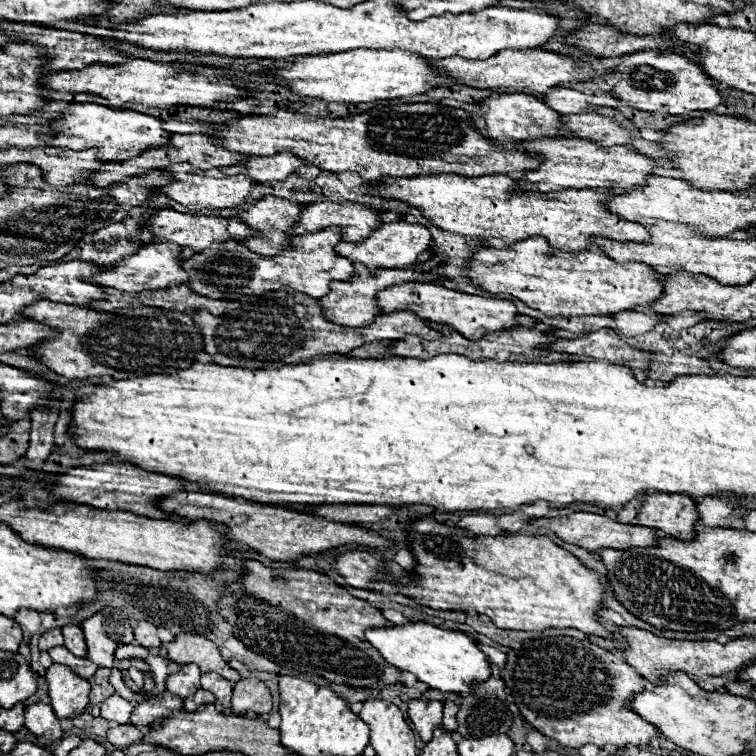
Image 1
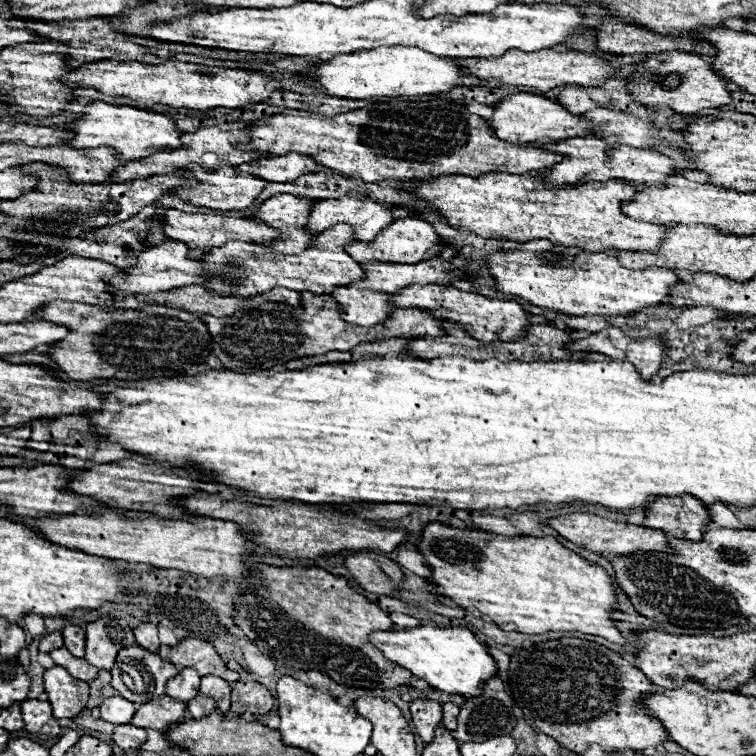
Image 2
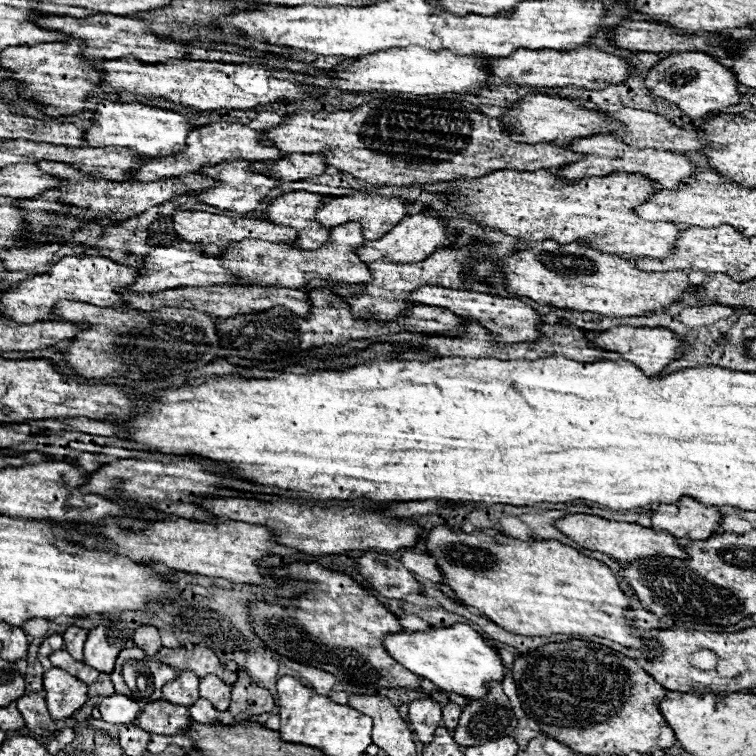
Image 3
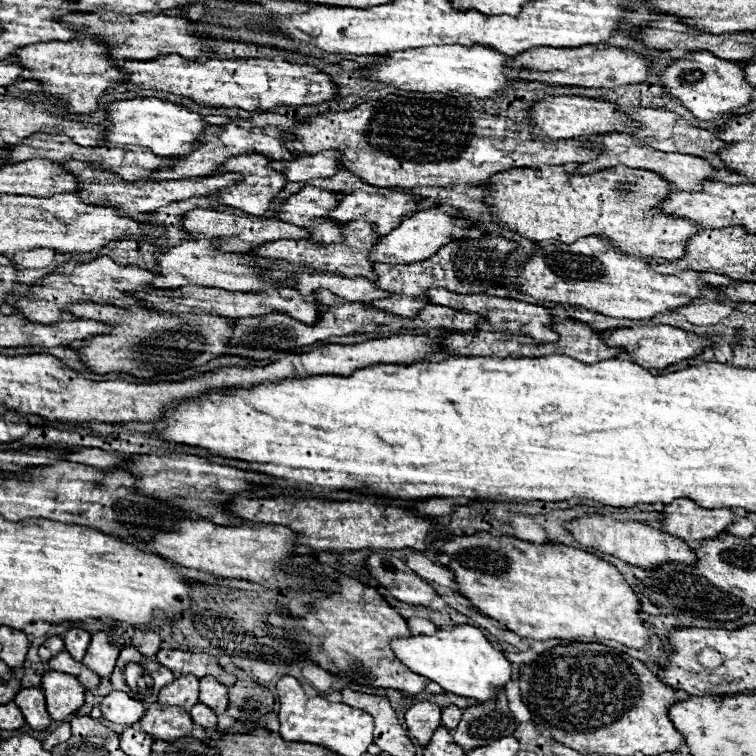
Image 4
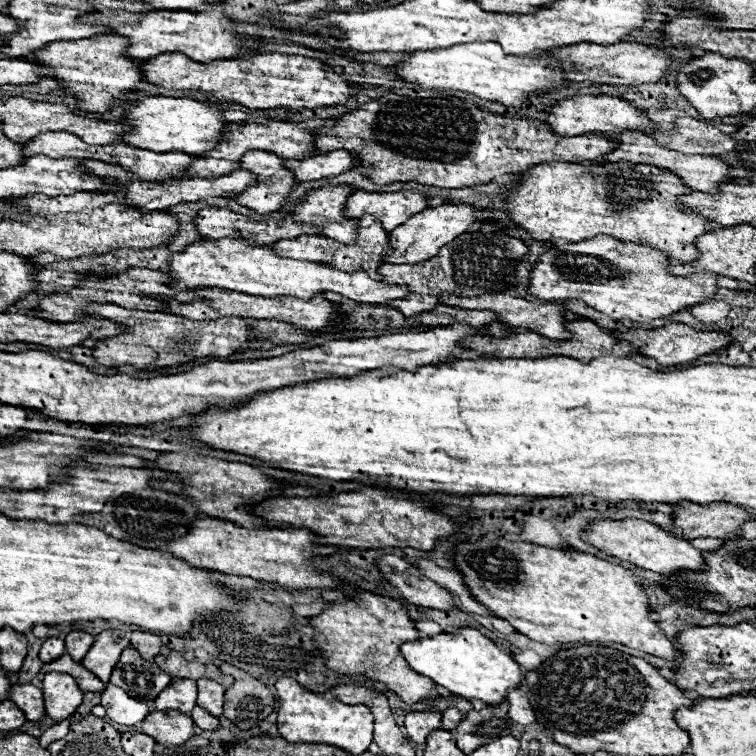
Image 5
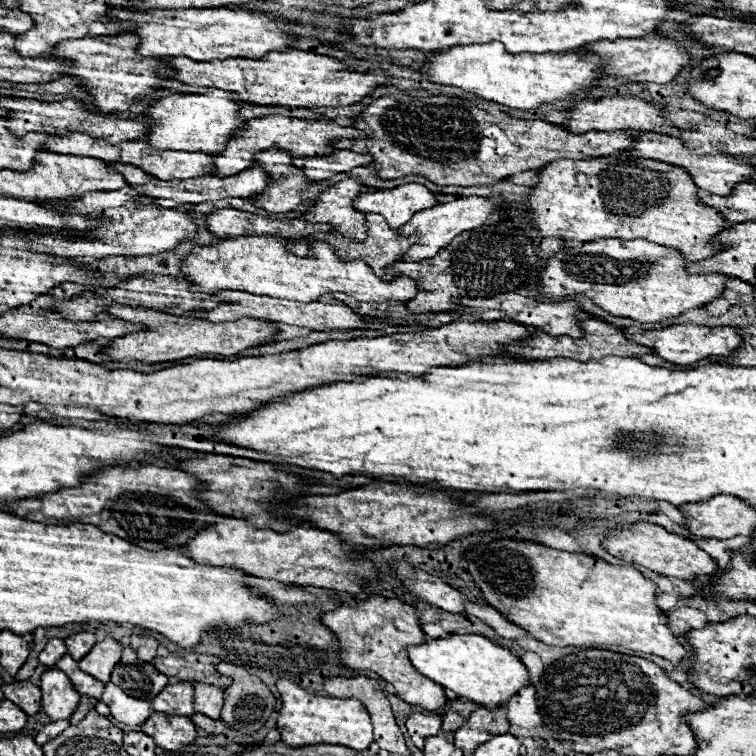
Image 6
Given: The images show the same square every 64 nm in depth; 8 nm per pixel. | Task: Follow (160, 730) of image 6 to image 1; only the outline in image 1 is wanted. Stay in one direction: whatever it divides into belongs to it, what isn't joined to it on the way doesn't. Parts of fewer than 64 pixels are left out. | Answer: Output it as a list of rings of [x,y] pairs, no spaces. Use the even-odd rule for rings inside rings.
[[[164,690],[162,694],[136,704],[130,722],[134,726],[150,726],[154,720],[166,718],[176,710],[182,710],[182,700],[178,700],[178,696],[170,696],[170,692]]]

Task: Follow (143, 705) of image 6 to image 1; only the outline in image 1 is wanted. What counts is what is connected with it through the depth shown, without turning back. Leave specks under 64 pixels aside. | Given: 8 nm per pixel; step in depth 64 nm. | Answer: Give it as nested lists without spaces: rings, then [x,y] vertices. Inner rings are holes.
[[[114,694],[106,698],[102,704],[102,718],[106,718],[112,724],[128,724],[130,712],[132,712],[132,702],[124,700],[122,696]]]

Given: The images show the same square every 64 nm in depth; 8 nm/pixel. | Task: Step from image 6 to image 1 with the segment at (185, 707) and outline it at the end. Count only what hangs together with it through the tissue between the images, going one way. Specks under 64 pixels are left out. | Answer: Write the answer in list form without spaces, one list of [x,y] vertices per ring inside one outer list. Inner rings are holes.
[[[186,664],[180,668],[180,672],[176,672],[174,676],[168,676],[166,686],[172,694],[180,698],[188,698],[200,688],[200,674],[202,672],[196,664]]]

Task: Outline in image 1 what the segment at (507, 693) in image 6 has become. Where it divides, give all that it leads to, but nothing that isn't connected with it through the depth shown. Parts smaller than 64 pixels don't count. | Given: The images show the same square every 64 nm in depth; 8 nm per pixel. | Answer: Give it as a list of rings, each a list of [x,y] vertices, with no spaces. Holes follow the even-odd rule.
[[[410,622],[404,626],[382,626],[368,628],[366,640],[384,656],[384,660],[400,670],[412,672],[420,682],[428,684],[432,690],[440,692],[470,692],[472,684],[484,682],[490,678],[490,664],[486,654],[476,648],[476,642],[464,632],[442,630],[428,622]]]

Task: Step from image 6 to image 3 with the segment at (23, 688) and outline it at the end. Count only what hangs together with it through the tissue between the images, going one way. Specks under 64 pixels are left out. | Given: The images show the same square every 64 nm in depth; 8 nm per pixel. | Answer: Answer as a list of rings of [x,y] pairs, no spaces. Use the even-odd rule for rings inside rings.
[[[26,694],[26,696],[18,698],[18,710],[22,712],[28,730],[32,730],[32,732],[42,730],[42,734],[54,734],[58,730],[56,720],[50,718],[50,714],[48,714],[46,700],[40,698],[38,694]]]

